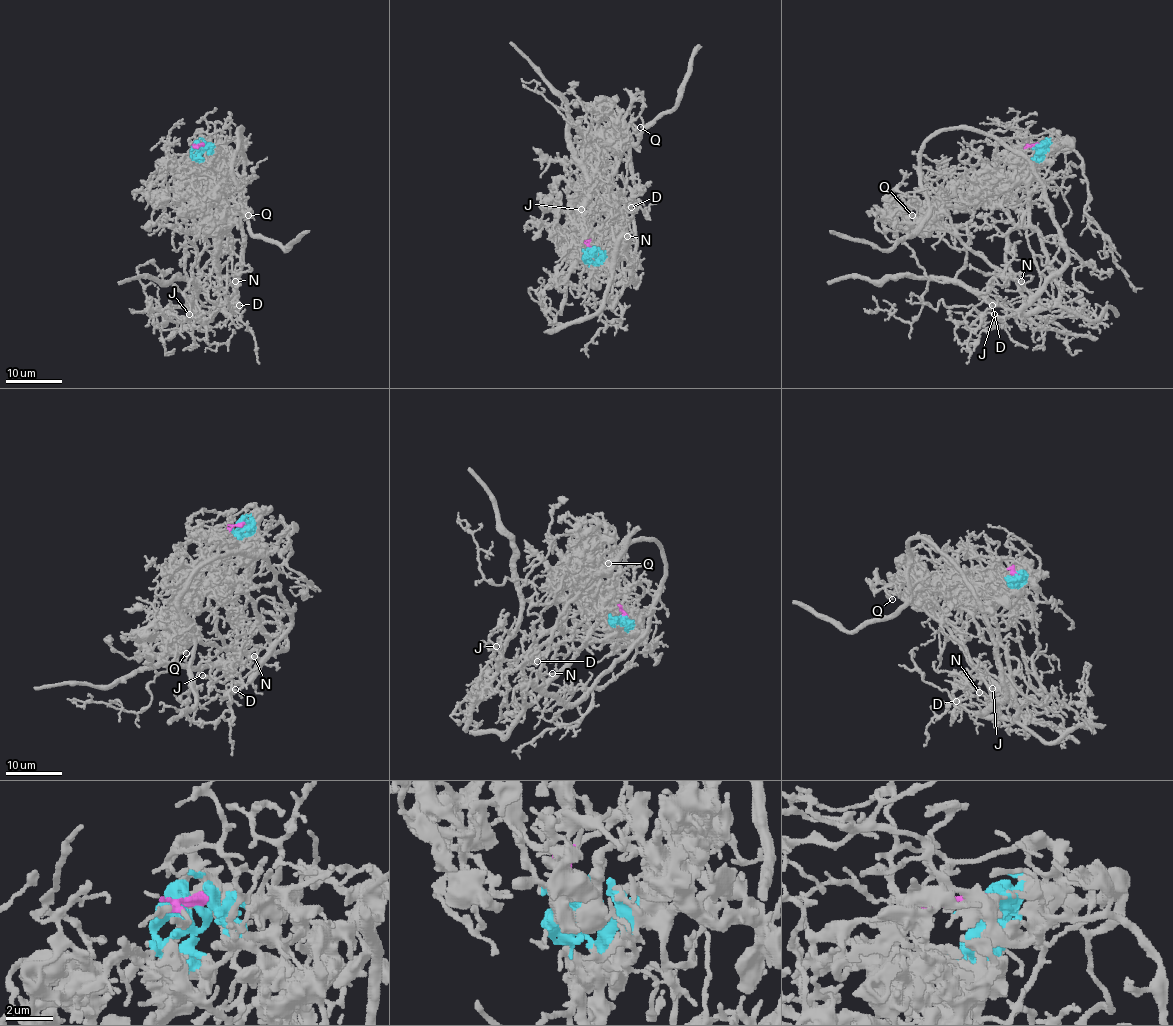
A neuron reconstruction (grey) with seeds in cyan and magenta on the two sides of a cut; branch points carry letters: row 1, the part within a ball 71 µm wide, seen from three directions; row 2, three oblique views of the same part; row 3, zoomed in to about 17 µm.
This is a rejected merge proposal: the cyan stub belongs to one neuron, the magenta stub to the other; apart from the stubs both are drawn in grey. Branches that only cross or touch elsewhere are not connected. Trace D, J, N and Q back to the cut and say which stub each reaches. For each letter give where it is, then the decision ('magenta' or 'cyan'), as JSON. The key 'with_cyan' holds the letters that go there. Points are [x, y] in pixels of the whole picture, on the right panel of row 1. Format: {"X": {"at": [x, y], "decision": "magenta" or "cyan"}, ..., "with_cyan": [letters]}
{"D": {"at": [992, 305], "decision": "cyan"}, "J": {"at": [994, 314], "decision": "magenta"}, "N": {"at": [1021, 281], "decision": "cyan"}, "Q": {"at": [912, 215], "decision": "cyan"}, "with_cyan": ["D", "N", "Q"]}

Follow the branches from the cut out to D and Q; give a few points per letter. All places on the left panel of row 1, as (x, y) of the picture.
D: (200, 146), (210, 148), (223, 159), (223, 200), (217, 207), (214, 267), (206, 294), (231, 316), (238, 305)
Q: (200, 146), (223, 159), (230, 180), (214, 197), (220, 202), (210, 192), (211, 199), (245, 206), (248, 216)

